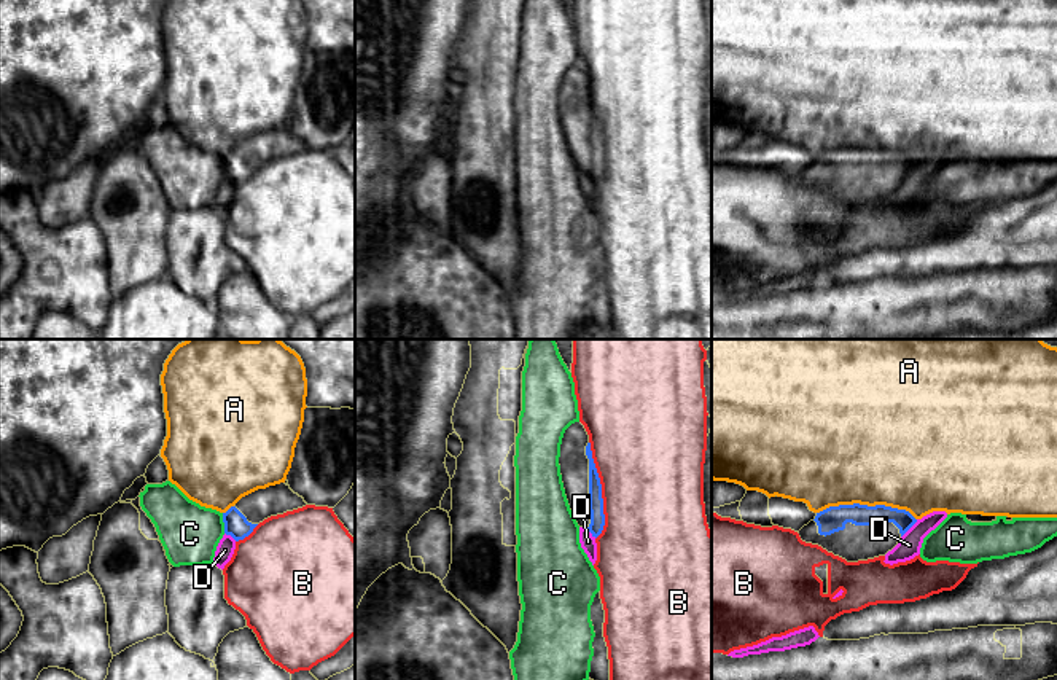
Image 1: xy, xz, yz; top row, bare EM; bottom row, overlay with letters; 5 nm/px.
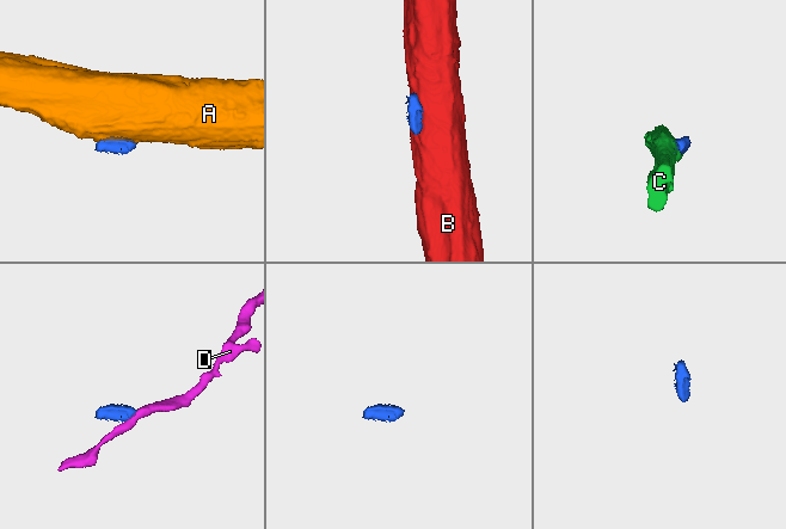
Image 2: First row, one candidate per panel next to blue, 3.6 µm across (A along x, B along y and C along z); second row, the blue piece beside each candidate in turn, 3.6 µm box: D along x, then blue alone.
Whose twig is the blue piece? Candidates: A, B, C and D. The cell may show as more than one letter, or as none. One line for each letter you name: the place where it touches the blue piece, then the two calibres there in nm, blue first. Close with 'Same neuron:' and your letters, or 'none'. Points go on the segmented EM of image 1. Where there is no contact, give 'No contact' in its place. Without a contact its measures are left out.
Same neuron: none

